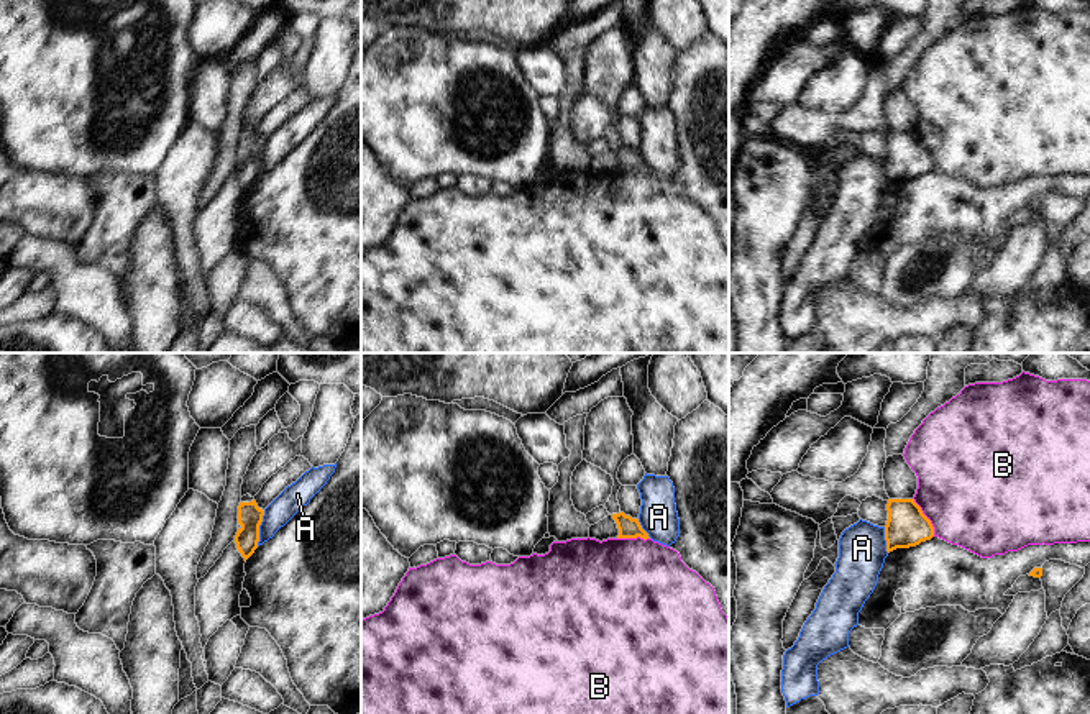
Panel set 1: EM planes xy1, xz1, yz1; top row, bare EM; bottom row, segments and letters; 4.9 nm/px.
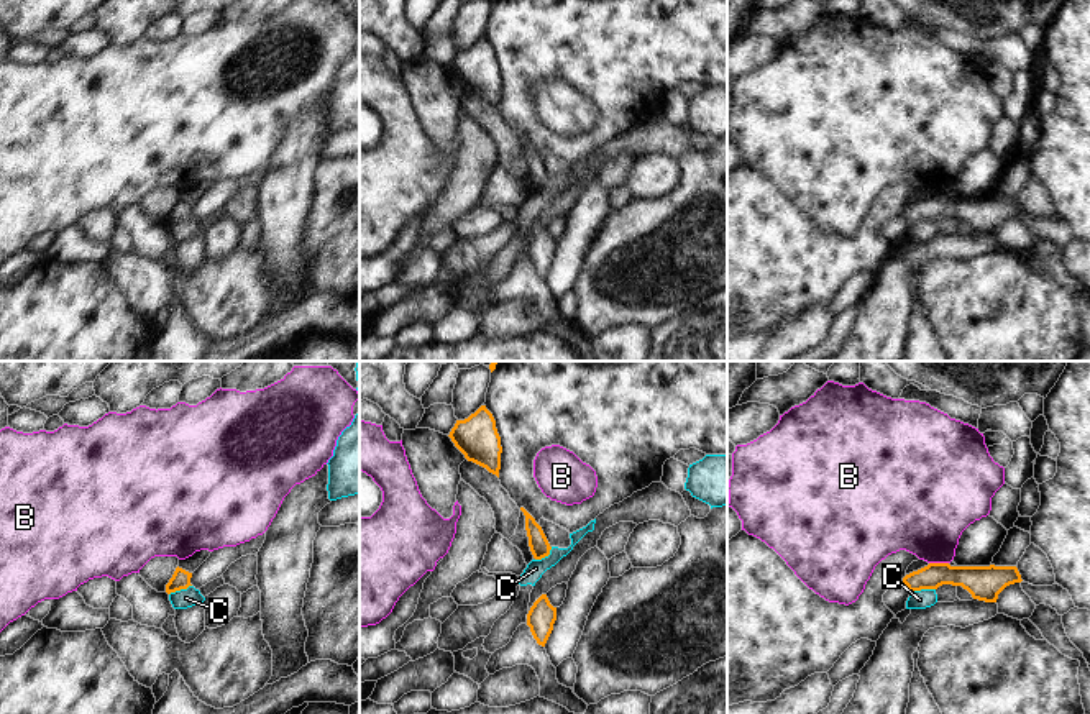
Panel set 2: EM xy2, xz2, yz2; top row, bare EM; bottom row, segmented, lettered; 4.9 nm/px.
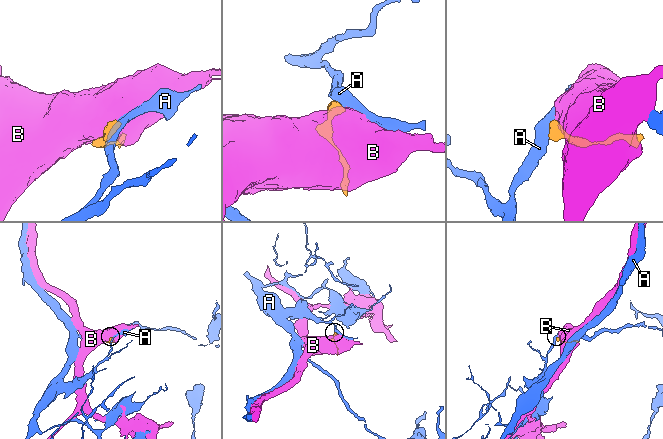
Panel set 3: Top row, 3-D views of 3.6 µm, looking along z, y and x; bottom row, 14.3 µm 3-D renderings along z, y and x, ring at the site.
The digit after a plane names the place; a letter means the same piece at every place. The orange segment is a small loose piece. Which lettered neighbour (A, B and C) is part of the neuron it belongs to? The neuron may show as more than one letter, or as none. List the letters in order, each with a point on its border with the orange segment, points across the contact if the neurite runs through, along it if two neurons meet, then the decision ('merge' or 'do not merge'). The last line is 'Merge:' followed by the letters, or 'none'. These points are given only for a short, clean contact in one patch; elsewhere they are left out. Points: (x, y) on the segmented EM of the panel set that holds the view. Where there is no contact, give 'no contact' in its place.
A: contact xy1 (258, 529); border xy1 (265, 511), (256, 545); do not merge
B: contact yz1 (926, 517); do not merge
C: contact yz2 (923, 588); border yz2 (934, 588), (921, 588), (911, 593); do not merge
Merge: none

